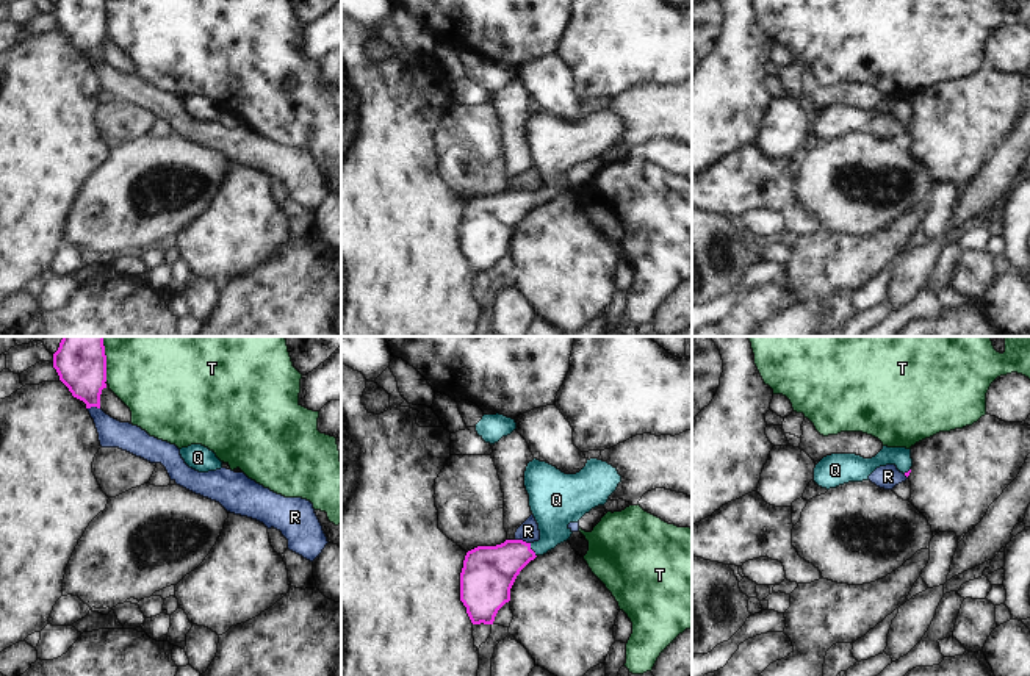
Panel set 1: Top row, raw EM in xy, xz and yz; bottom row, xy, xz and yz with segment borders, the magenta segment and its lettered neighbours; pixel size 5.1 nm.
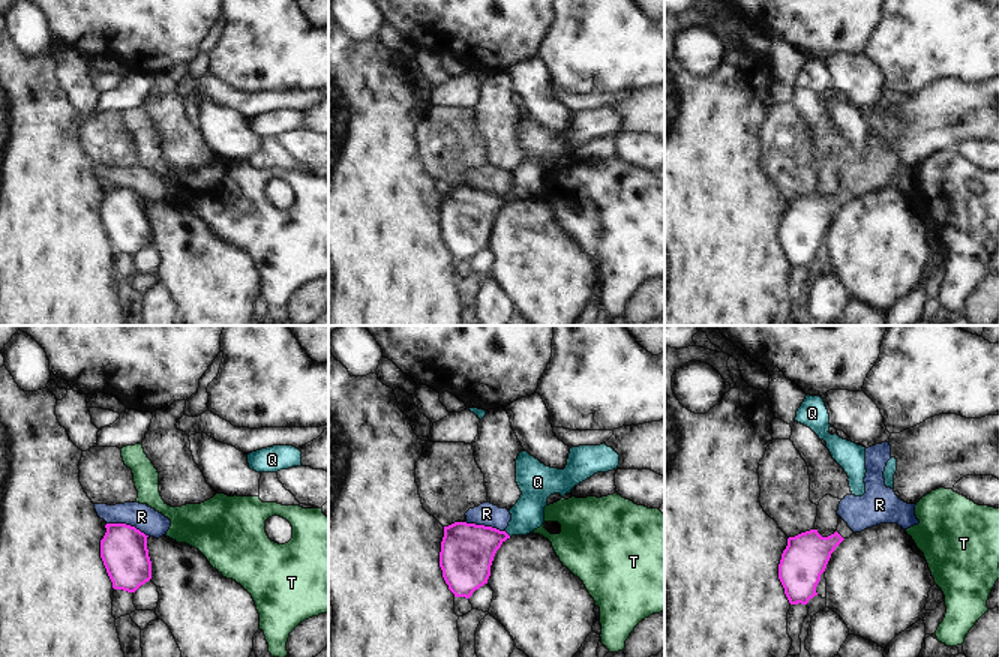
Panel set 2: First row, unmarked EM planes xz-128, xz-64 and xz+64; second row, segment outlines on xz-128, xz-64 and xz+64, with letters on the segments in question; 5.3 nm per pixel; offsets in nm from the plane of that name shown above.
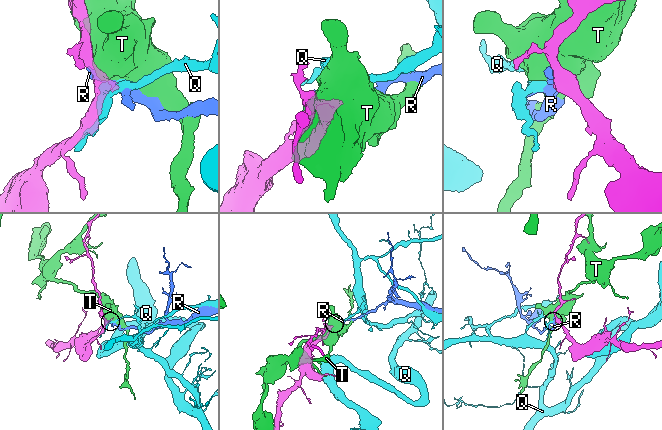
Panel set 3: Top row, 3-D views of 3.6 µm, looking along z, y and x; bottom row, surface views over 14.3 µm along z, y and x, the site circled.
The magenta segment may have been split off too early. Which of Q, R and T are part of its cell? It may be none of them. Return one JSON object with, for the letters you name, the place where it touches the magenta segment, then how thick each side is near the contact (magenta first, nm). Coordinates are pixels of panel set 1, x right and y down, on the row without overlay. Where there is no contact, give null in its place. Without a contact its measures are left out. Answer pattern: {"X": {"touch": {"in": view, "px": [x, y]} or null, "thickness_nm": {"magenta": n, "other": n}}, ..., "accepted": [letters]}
{"Q": {"touch": {"in": "xz", "px": [531, 199]}, "thickness_nm": {"magenta": 280, "other": 220}}, "accepted": ["Q"]}

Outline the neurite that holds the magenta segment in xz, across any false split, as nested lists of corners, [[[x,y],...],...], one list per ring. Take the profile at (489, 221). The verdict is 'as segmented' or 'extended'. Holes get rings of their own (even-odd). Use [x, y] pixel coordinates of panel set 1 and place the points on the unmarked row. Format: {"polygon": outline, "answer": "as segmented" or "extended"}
{"polygon": [[[534,108],[524,120],[529,156],[538,174],[540,189],[506,189],[496,196],[477,196],[466,202],[460,222],[460,250],[473,274],[493,274],[498,260],[510,250],[510,238],[520,221],[537,205],[570,189],[570,172],[604,155],[617,139],[617,117],[587,108],[576,124]]], "answer": "extended"}

